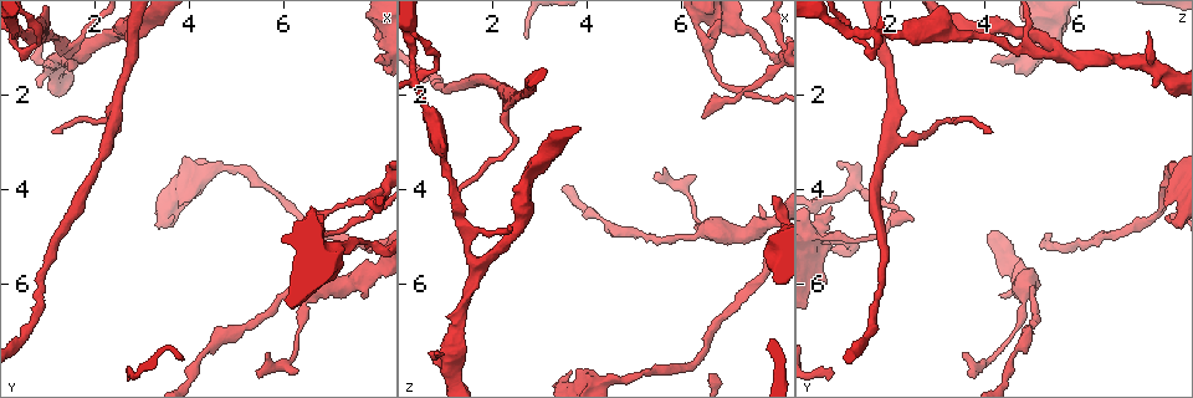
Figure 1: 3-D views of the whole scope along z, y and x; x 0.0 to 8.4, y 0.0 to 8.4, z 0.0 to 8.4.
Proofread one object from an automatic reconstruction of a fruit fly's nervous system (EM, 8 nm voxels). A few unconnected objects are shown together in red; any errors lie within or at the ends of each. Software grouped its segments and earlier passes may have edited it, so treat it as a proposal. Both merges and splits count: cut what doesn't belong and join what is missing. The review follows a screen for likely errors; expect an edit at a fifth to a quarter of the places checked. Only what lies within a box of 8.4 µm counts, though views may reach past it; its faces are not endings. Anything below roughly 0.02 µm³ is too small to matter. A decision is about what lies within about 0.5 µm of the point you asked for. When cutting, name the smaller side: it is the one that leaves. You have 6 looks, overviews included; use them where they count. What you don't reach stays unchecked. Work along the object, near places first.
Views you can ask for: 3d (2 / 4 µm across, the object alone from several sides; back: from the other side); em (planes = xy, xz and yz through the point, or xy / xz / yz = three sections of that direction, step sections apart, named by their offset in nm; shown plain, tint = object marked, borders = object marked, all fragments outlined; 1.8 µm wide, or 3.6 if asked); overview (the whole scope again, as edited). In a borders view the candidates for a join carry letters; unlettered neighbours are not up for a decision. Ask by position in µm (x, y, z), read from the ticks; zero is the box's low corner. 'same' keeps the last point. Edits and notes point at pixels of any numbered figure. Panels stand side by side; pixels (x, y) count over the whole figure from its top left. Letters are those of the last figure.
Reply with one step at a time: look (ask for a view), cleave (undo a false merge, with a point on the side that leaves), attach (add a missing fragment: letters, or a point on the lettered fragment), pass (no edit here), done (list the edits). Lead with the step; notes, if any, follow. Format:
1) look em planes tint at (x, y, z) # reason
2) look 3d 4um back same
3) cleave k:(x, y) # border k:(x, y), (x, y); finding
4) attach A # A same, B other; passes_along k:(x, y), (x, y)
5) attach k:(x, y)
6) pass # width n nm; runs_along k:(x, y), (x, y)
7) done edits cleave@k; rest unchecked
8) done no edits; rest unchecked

look 3d 4um at (6.60, 6.05, 4.80) # branch point

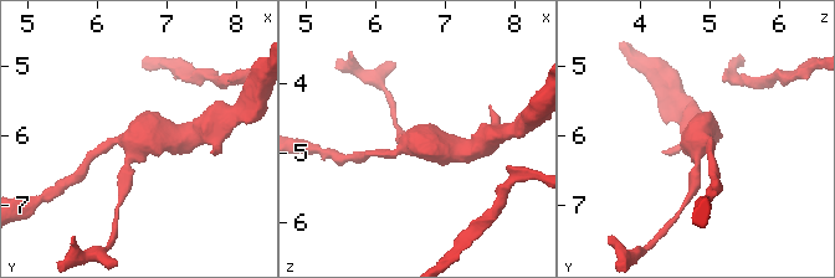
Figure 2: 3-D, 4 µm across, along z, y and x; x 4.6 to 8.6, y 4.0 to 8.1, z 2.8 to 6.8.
look em planes borders at (6.60, 6.05, 4.80) # arms 3

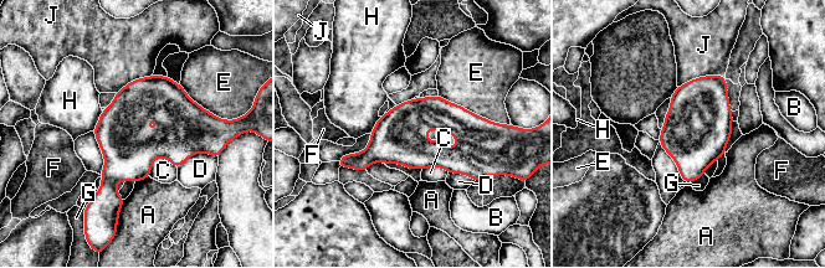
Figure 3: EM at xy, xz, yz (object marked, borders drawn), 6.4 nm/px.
pass # A other, B other, C other, D other, E other, F other, G other, H other, J other; runs_along 3:(487, 123), (413, 119), (346, 160); all the same neuron

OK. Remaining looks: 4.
look em planes borders at (6.50, 5.00, 0.75) # three arms meet

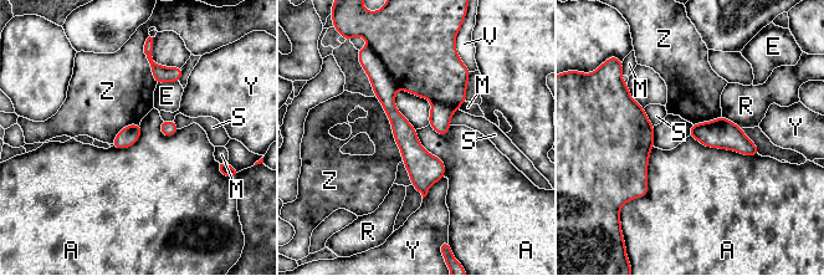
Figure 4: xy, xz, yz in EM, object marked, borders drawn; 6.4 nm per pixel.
pass # A other, E other, M other, R other, S other, V other, Y other, Z other; continuous, no second neuron

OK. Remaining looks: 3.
look 3d 2um back at (7.95, 1.30, 4.20) # branch stops here

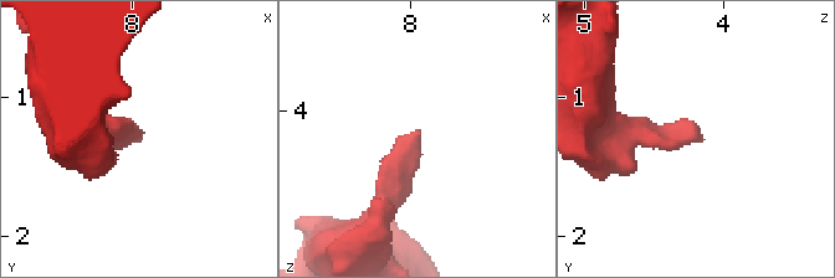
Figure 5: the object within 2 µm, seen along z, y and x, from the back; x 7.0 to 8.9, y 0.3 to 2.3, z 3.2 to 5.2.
look em planes tint at (7.92, 1.34, 4.14)

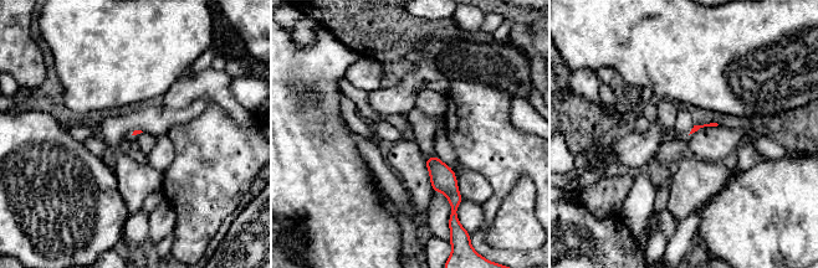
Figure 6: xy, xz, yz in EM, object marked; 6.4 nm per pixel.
look em planes borders same # what lies round it

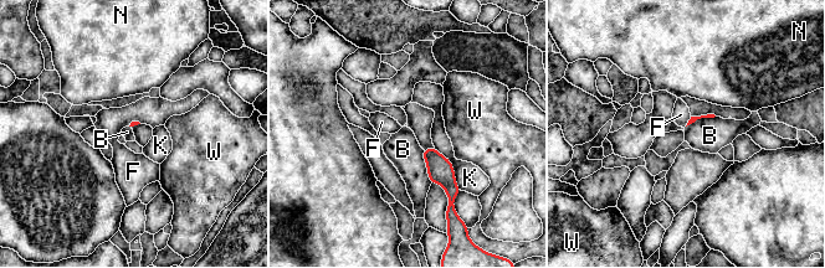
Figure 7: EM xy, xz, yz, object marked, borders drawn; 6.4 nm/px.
pass # longest_contact K 340 nm; B other, F other, K other, N other, W other; border 7:(421, 149), (426, 174), (431, 183); none of them fits

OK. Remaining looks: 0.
done no edits; rest unchecked

